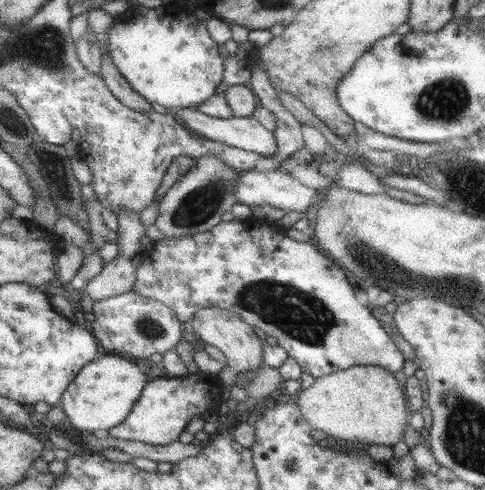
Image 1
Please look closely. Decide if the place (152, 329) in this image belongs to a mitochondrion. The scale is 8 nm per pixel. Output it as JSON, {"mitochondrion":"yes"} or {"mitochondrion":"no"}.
{"mitochondrion":"yes"}

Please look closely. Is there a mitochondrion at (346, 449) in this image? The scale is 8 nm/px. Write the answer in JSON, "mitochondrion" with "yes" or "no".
{"mitochondrion":"no"}

